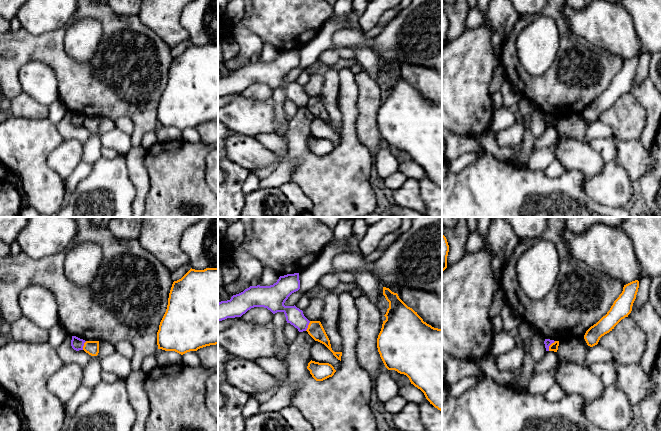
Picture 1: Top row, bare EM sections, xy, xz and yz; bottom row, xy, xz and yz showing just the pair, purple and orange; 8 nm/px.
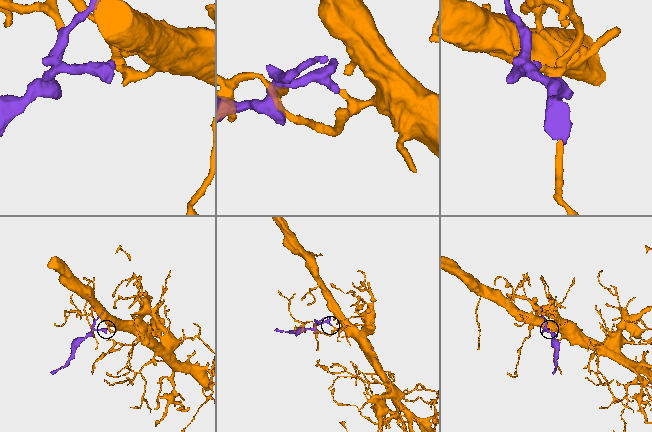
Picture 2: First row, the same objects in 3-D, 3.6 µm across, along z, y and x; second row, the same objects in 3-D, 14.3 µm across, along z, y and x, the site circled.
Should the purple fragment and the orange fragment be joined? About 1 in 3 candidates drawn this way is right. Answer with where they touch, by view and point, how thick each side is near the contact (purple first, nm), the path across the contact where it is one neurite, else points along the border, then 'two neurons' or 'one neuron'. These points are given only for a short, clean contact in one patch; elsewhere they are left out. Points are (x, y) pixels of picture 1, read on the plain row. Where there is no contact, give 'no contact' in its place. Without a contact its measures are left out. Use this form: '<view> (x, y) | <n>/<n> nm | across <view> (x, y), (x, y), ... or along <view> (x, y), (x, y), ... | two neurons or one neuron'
yz (550, 120) | 60/60 nm | along yz (555, 117), (549, 122), (548, 126) | two neurons

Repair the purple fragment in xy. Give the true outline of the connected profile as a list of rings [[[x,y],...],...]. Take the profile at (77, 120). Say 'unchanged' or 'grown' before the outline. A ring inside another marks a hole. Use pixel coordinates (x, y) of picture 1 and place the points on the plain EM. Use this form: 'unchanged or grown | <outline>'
unchanged | [[[72,112],[71,122],[76,127],[83,126],[83,122],[84,122],[85,118],[86,117],[83,116],[83,115],[80,115],[80,114],[76,113],[76,112]]]

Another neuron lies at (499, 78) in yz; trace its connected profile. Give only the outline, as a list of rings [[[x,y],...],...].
[[[499,60],[499,63],[494,71],[493,78],[489,84],[489,93],[494,94],[496,92],[499,92],[501,90],[502,84],[505,81],[506,81],[505,69],[503,64]]]

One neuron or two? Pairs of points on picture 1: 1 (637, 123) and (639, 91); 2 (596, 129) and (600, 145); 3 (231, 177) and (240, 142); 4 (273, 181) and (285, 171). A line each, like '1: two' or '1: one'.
1: two
2: two
3: two
4: one

